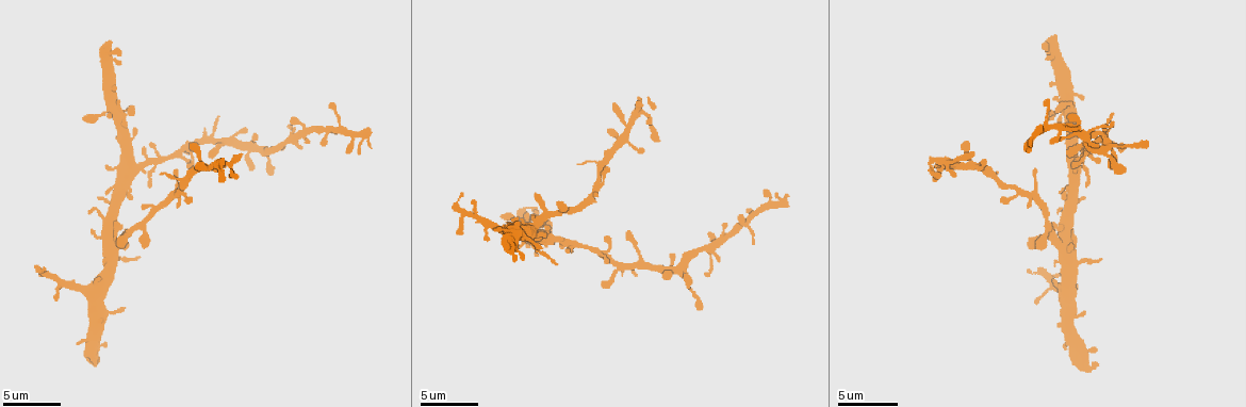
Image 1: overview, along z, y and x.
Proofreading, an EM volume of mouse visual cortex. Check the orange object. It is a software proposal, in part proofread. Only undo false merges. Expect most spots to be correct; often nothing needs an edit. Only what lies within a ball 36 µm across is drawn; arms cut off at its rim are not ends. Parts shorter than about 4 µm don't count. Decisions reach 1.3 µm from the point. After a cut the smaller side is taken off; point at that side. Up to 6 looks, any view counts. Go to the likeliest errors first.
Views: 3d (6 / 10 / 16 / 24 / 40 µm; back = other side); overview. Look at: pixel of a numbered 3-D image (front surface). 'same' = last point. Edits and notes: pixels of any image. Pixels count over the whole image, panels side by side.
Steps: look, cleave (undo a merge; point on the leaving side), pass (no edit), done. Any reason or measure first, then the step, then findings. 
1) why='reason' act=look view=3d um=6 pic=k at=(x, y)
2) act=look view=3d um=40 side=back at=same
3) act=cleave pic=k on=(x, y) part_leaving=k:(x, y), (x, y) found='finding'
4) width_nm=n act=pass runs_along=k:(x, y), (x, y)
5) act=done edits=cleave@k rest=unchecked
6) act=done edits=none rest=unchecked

act=look view=3d um=16 pic=1 at=(681, 270)

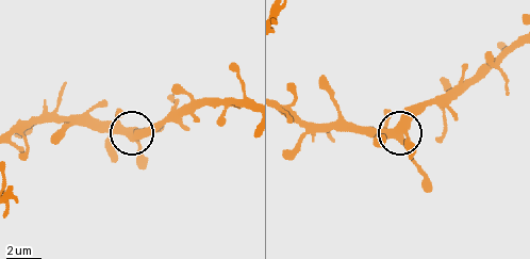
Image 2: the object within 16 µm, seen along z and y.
act=pass found='continuous, no second neuron'

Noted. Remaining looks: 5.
why='three-way junction' act=look view=3d um=6 pic=1 at=(1053, 239)

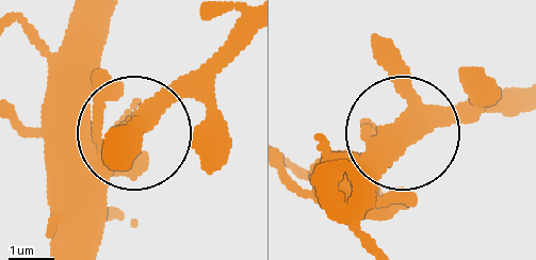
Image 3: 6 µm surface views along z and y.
width_nm=430 act=pass found='continuous, no second neuron'

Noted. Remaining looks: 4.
act=look view=3d um=16 pic=1 at=(123, 163)

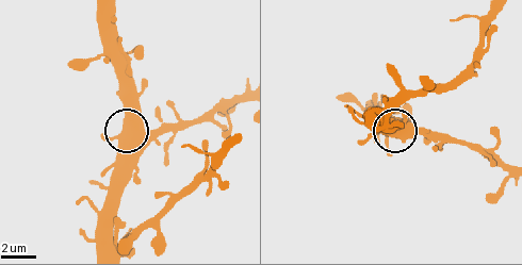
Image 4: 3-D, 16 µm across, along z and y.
act=look view=3d um=16 side=back pic=4 at=(124, 130)

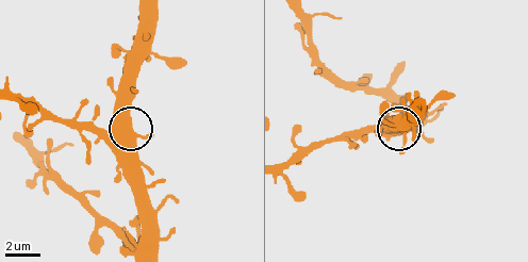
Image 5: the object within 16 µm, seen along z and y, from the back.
width_nm=620 act=pass found='continuous, no second neuron'

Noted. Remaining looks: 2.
act=done edits=none rest=unchecked

